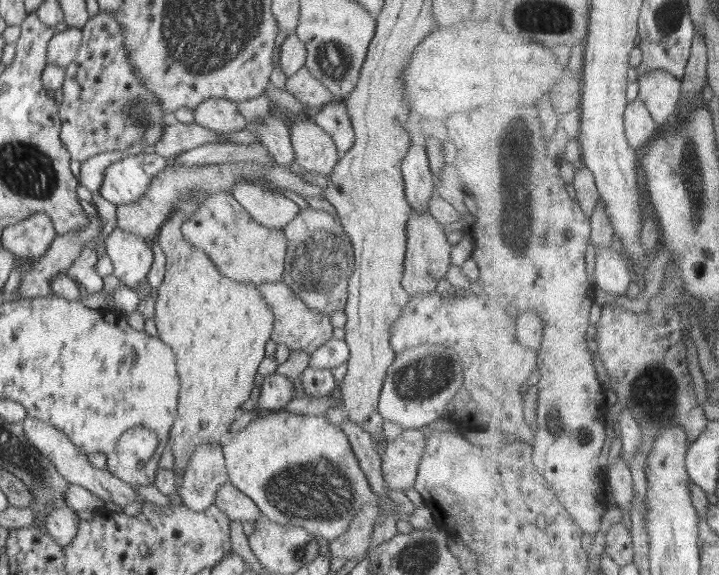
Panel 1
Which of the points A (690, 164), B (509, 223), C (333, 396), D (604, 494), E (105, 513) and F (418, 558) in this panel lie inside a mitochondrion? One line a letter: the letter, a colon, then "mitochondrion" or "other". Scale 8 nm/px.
A: mitochondrion
B: mitochondrion
C: other
D: other
E: other
F: mitochondrion

